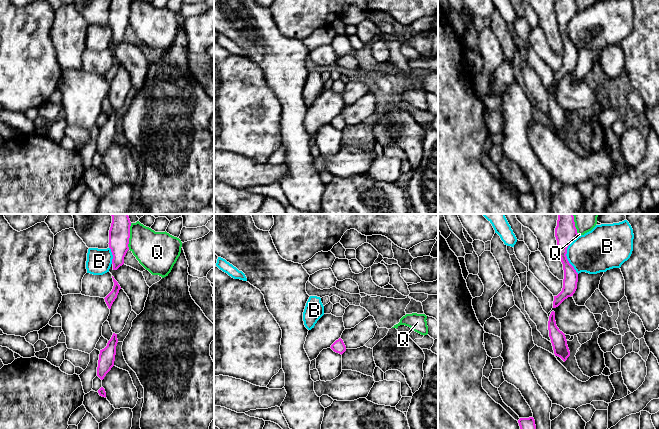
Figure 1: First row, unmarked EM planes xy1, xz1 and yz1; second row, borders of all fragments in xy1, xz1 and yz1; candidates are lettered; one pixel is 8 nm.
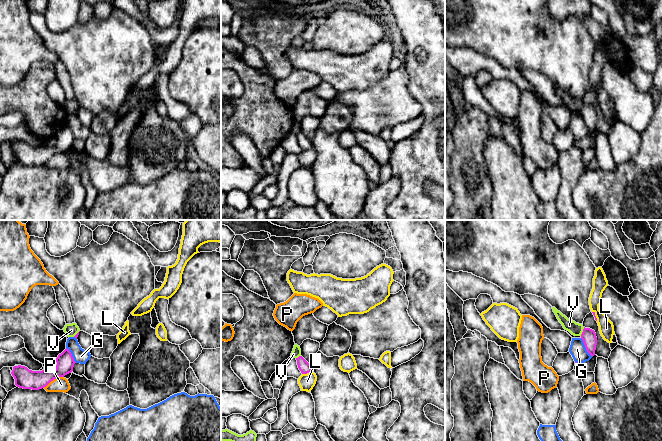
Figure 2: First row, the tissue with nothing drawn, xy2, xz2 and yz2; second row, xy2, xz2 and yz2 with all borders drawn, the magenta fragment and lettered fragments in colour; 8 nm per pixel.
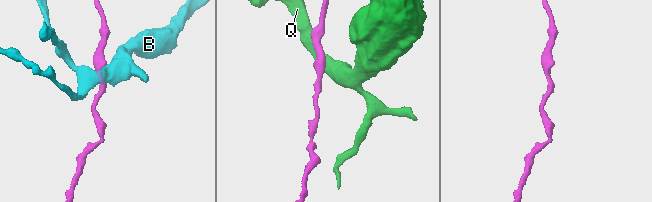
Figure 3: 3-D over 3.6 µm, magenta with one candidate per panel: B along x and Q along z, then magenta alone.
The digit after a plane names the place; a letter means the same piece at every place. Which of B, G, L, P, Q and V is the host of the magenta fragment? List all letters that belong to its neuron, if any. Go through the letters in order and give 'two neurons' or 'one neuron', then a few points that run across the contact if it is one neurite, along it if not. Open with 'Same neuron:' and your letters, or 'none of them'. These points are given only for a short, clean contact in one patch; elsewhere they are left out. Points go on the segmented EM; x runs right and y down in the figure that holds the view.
Same neuron: none of them
B: two neurons | yz1 (578, 236), (568, 246), (566, 254), (568, 262), (577, 273)
G: two neurons | yz2 (580, 338), (585, 349), (592, 356)
L: two neurons
P: two neurons | xy2 (63, 376), (54, 378), (43, 387)
Q: two neurons
V: two neurons | yz2 (584, 327), (580, 335)

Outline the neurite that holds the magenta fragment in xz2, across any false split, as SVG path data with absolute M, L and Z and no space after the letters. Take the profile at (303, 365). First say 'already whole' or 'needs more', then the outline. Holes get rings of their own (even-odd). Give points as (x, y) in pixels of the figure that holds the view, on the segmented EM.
already whole; M302 356L296 358L297 365L302 374L307 374L313 371L312 365L309 364Z

